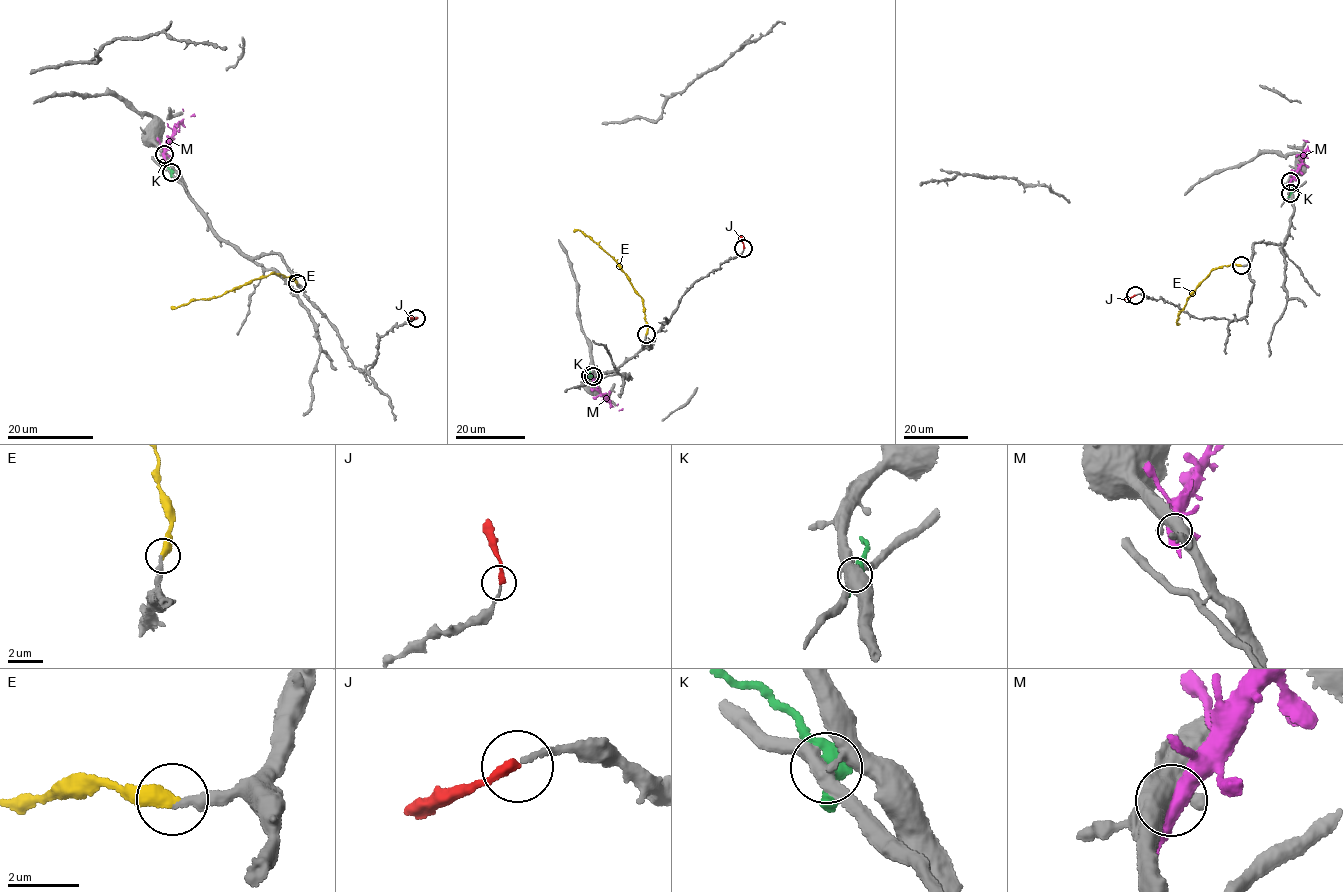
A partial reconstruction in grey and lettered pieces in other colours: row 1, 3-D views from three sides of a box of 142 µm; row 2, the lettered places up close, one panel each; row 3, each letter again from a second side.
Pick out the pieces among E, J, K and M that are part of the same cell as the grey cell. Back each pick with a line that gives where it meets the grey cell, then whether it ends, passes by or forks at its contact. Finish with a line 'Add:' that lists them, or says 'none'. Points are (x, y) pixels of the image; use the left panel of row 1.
E: Touches grey at (297, 283). It ends there
J: Touches grey at (416, 318). It ends there
Add: E, J

